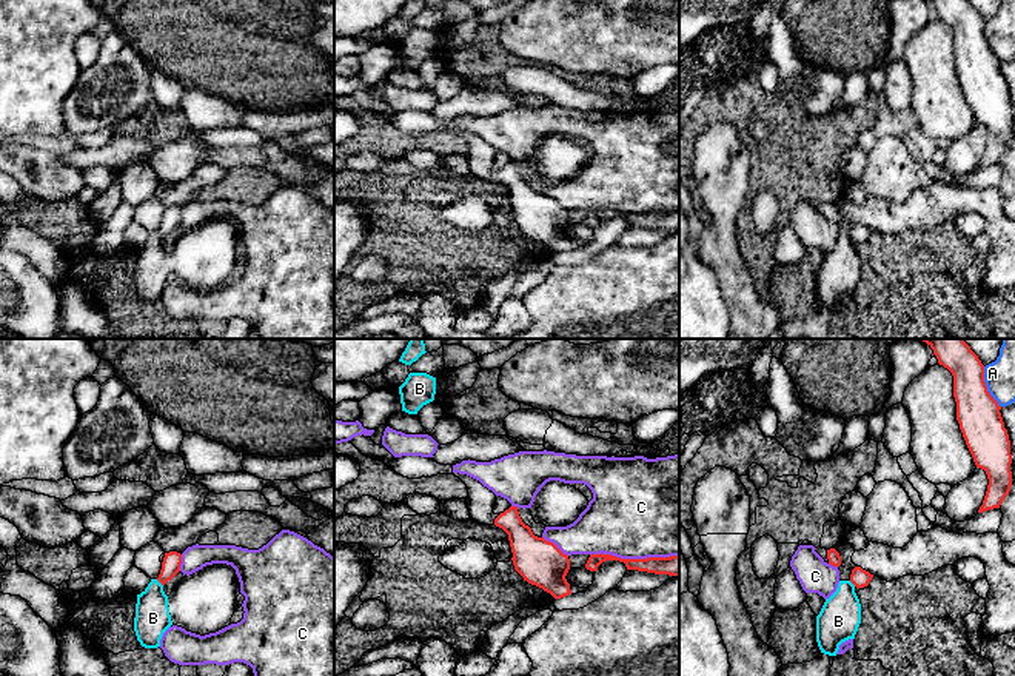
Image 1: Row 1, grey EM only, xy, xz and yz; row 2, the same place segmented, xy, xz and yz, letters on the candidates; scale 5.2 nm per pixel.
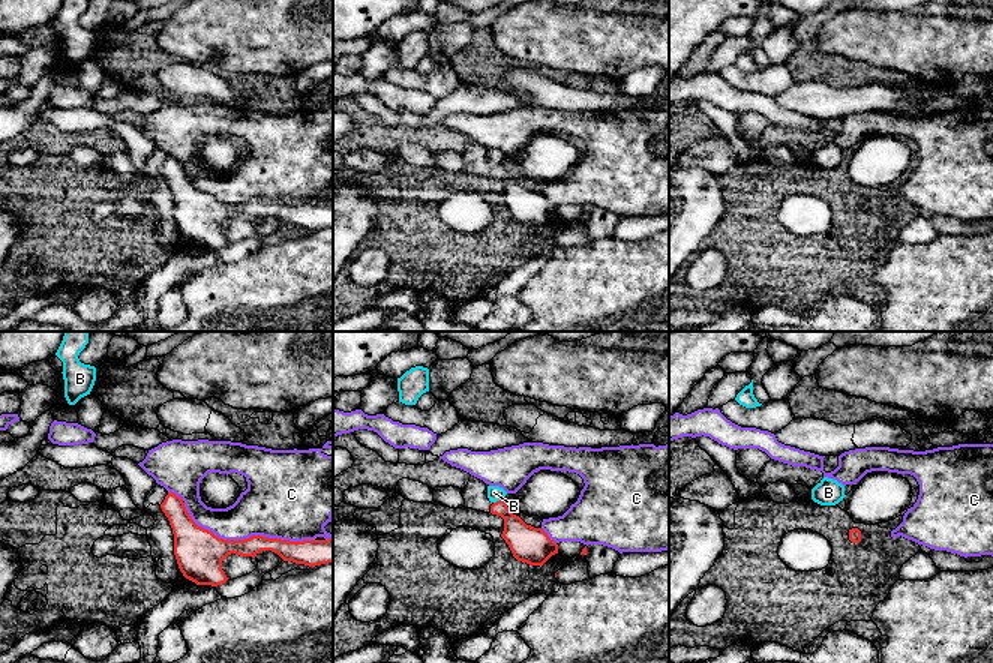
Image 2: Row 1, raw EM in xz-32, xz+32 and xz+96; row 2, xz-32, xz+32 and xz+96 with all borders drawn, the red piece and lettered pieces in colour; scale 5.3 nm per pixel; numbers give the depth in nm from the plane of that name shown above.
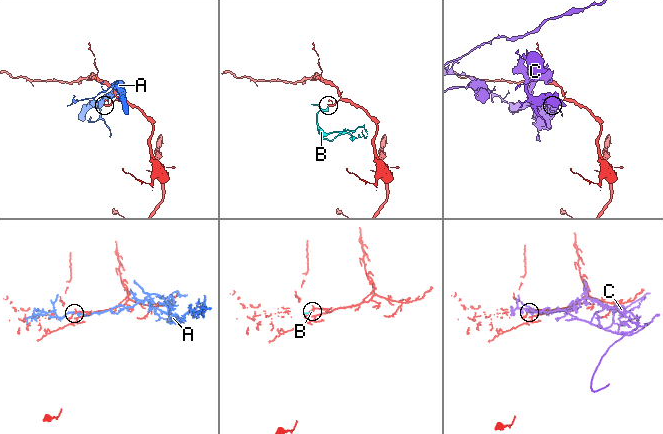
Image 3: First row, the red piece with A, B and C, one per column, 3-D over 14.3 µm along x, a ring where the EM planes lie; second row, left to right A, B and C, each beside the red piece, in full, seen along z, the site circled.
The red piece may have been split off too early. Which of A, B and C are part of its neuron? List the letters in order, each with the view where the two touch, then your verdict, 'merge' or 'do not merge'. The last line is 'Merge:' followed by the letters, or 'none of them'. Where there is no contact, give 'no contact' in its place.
A: yz | do not merge
B: xy | merge
C: xz | do not merge
Merge: B

